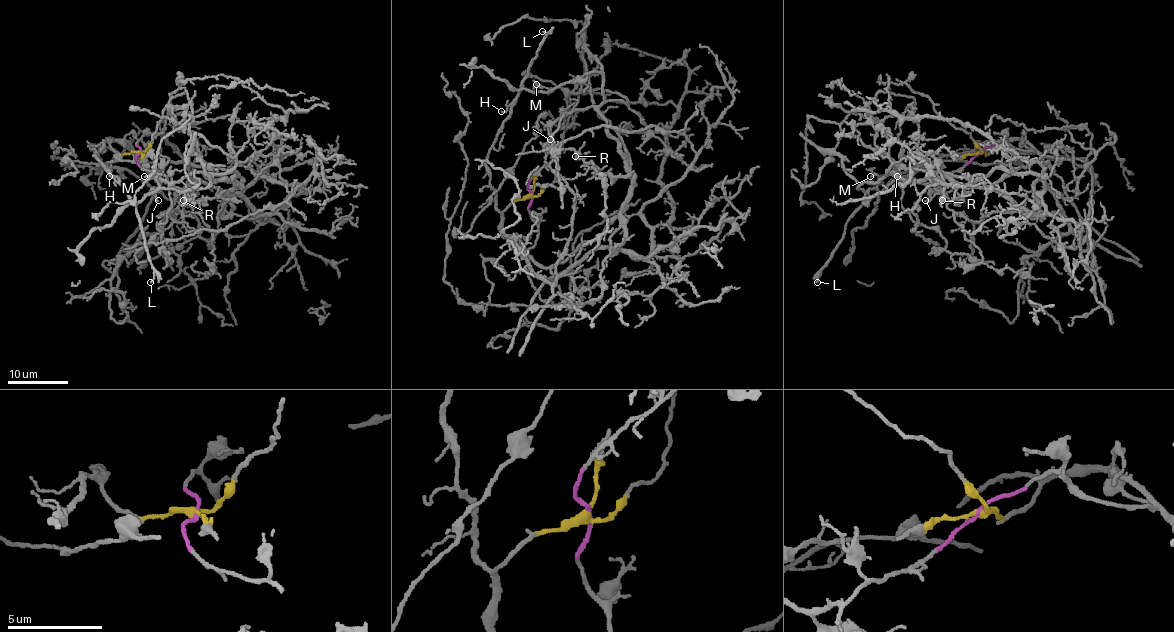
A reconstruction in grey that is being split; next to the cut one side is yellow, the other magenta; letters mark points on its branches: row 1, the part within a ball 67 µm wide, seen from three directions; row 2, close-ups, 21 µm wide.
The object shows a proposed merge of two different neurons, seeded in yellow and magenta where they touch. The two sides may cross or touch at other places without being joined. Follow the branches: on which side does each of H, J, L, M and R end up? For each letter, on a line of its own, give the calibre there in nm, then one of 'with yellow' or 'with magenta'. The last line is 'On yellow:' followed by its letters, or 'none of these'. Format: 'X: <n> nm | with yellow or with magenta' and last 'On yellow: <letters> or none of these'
H: 100 nm | with yellow
J: 140 nm | with magenta
L: 100 nm | with yellow
M: 130 nm | with magenta
R: 140 nm | with magenta
On yellow: H, L

